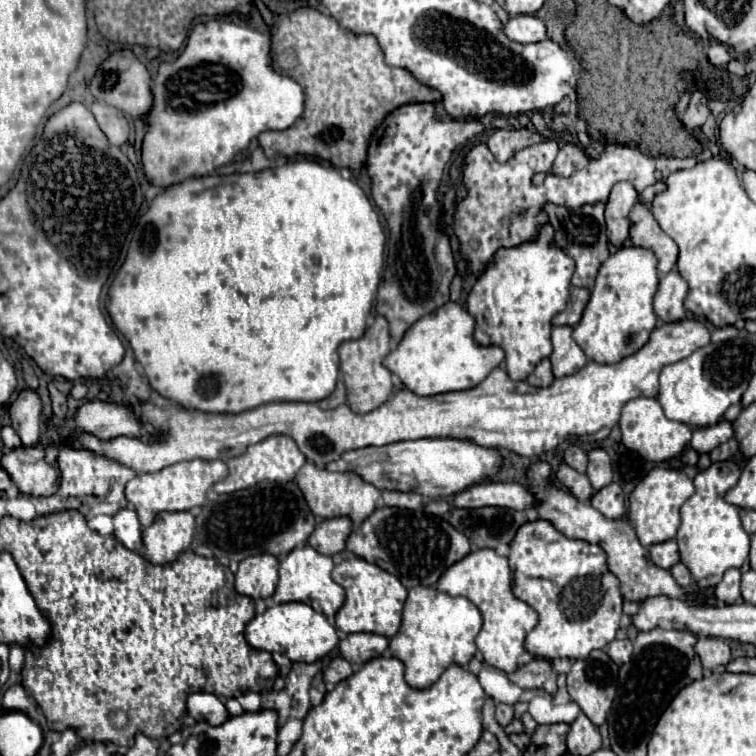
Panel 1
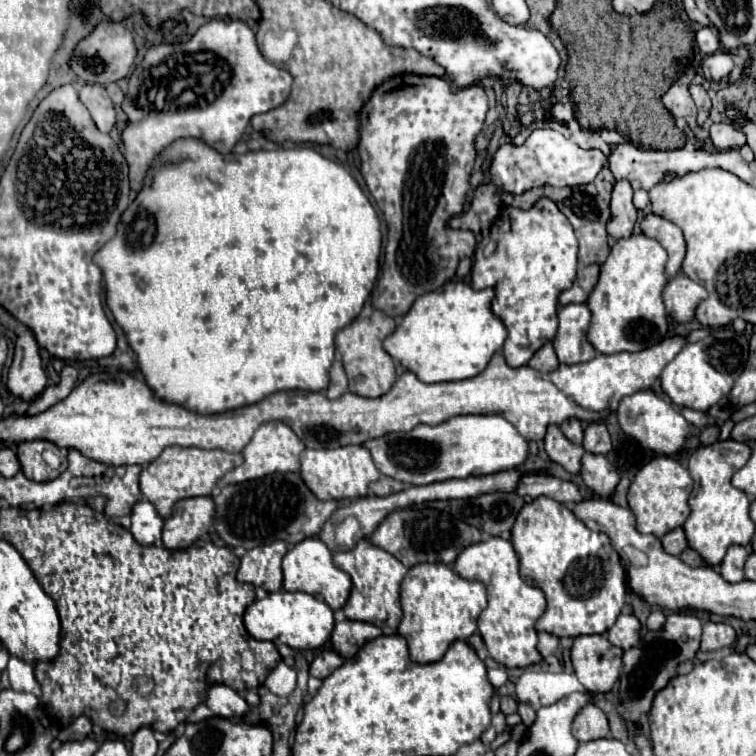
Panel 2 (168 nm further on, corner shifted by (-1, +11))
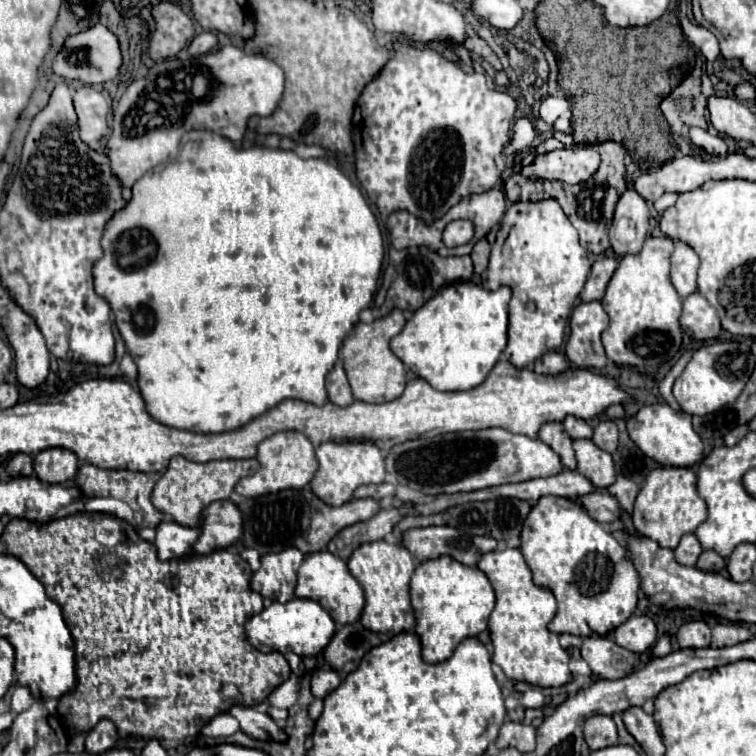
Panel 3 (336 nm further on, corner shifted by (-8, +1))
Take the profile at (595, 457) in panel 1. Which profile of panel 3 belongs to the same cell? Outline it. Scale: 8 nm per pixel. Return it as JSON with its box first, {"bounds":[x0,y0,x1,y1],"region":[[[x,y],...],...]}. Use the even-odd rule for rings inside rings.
{"bounds":[591,421,617,453],"region":[[[601,421],[601,423],[595,427],[591,441],[593,441],[599,449],[603,449],[603,451],[607,451],[607,453],[613,453],[613,451],[617,449],[617,425],[615,425],[613,421]]]}

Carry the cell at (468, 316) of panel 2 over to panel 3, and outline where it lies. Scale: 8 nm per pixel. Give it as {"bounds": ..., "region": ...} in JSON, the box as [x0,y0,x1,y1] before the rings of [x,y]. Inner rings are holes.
{"bounds":[391,281,511,391],"region":[[[459,281],[431,297],[403,331],[391,339],[391,351],[437,391],[465,391],[487,379],[507,347],[507,303],[511,289],[485,291],[471,281]]]}

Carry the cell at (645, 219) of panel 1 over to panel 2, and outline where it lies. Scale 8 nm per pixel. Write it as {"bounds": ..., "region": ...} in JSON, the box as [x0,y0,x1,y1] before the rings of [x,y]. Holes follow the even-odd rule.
{"bounds":[642,215,686,277],"region":[[[646,215],[642,221],[642,231],[648,237],[654,237],[660,241],[660,245],[668,253],[668,263],[666,263],[666,273],[668,277],[674,277],[682,269],[682,261],[686,255],[686,243],[682,231],[668,219],[658,217],[658,215]]]}

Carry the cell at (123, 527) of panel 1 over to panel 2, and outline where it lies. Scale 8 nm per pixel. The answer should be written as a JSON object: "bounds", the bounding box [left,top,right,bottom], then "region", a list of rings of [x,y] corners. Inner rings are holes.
{"bounds":[132,499,164,545],"region":[[[146,499],[138,501],[132,509],[132,535],[140,545],[160,545],[164,519],[158,515],[156,507]]]}

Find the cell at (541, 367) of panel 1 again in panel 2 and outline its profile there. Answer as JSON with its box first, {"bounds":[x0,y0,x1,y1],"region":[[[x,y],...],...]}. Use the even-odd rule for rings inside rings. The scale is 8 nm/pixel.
{"bounds":[528,343,558,373],"region":[[[552,343],[542,345],[542,347],[534,353],[534,357],[528,361],[528,365],[530,365],[532,369],[540,371],[540,373],[550,373],[550,371],[554,371],[554,369],[558,367],[558,357],[556,357],[556,353],[554,353]]]}

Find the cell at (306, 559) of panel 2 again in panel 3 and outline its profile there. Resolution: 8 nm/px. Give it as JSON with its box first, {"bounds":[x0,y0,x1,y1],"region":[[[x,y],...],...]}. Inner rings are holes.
{"bounds":[295,551,365,625],"region":[[[317,551],[317,553],[309,553],[305,557],[305,561],[301,563],[301,567],[297,571],[295,595],[317,601],[323,609],[329,611],[333,621],[339,623],[339,625],[355,623],[359,619],[361,611],[363,611],[363,605],[365,605],[363,589],[351,577],[351,573],[347,569],[347,563],[343,559],[339,559],[337,555],[329,553],[329,551]]]}

